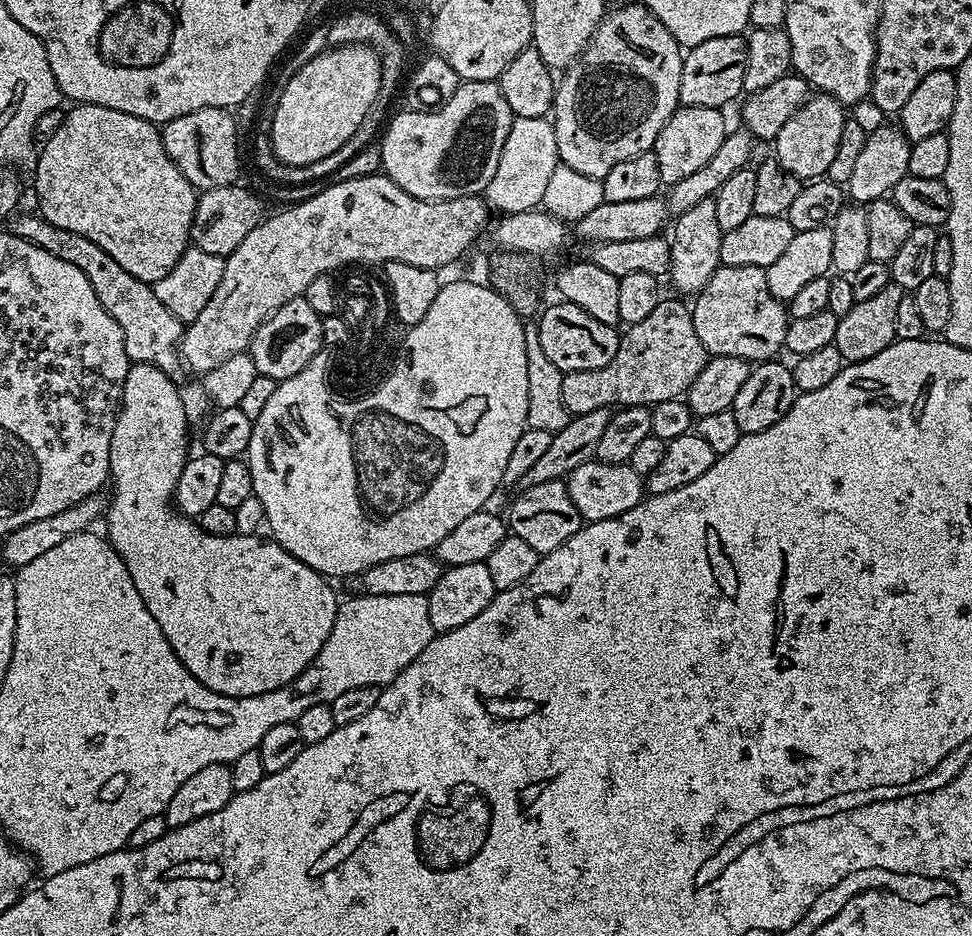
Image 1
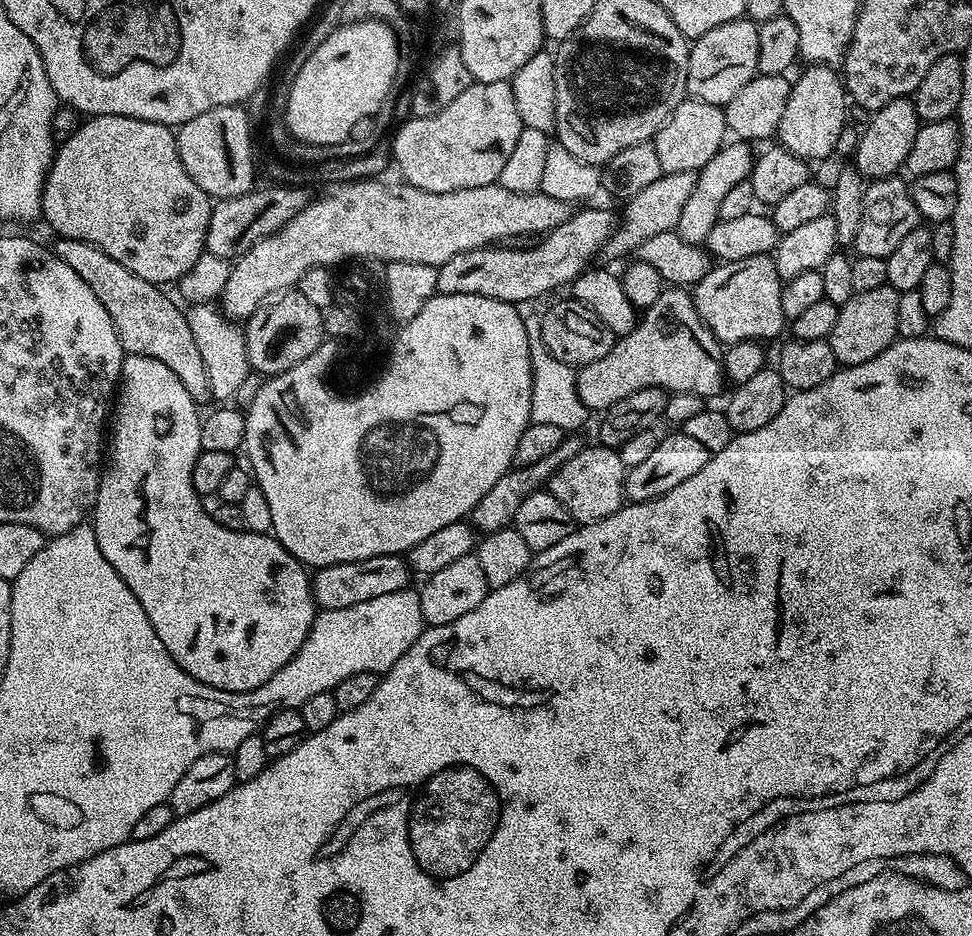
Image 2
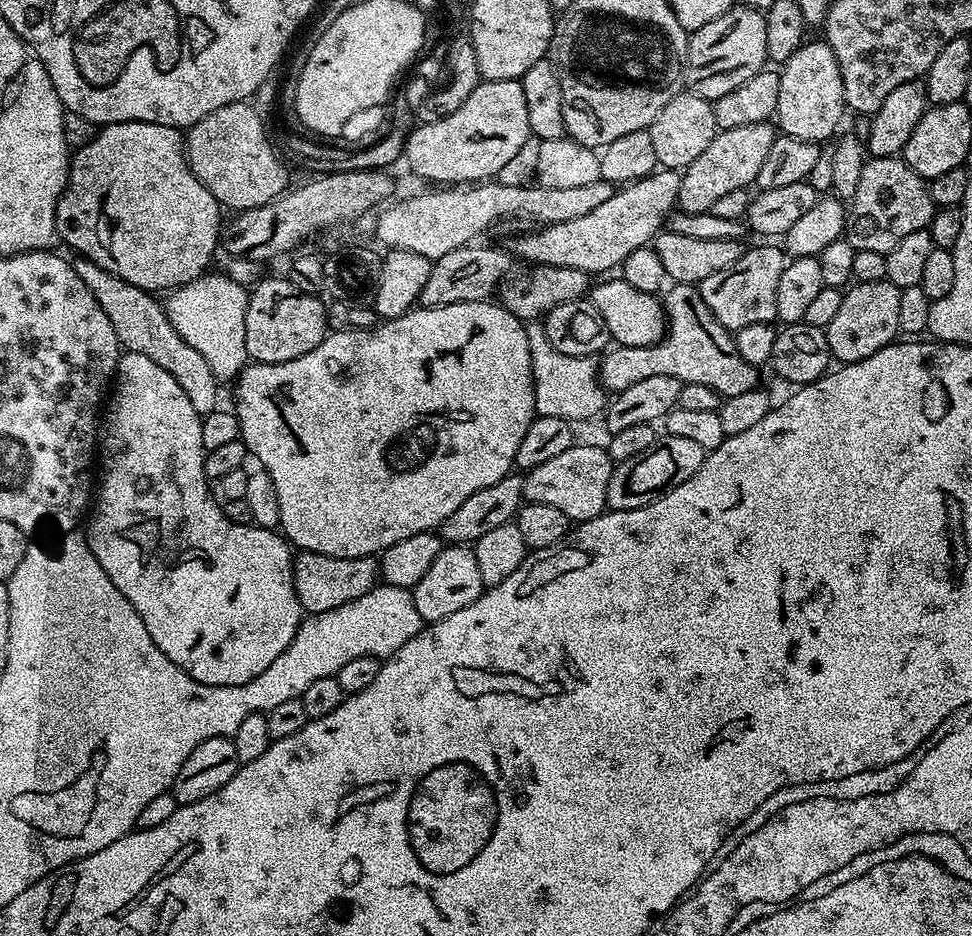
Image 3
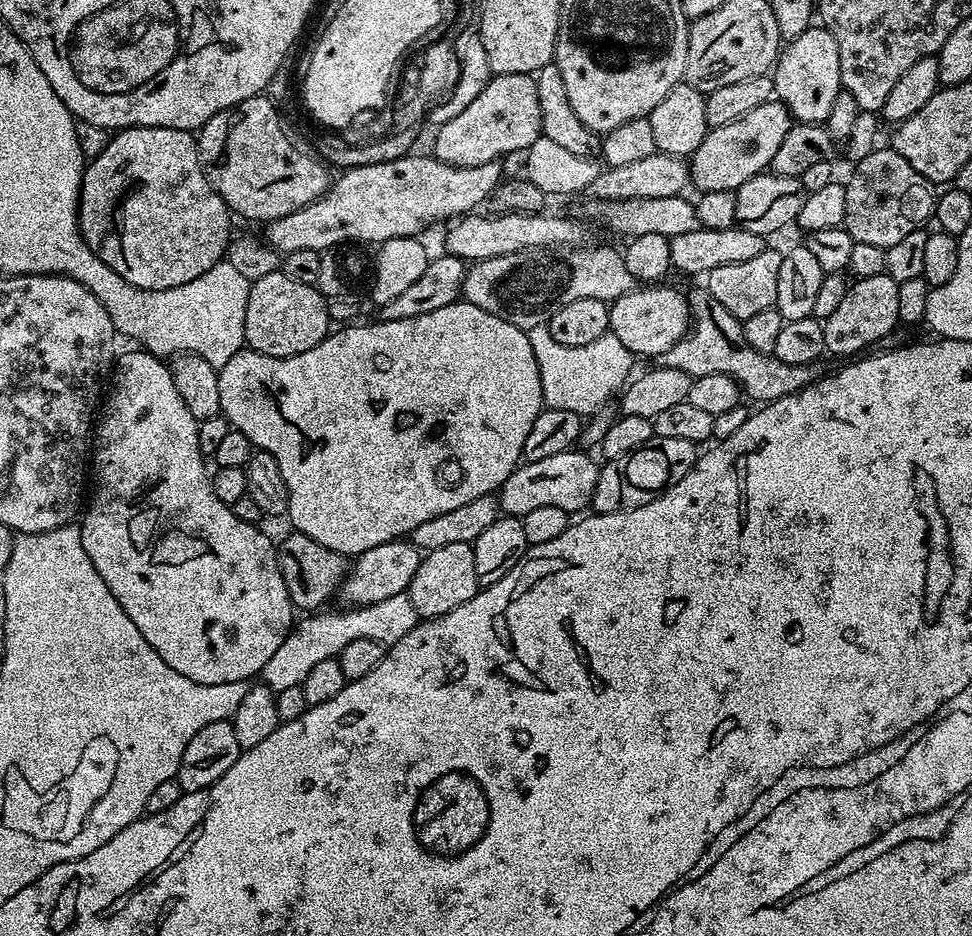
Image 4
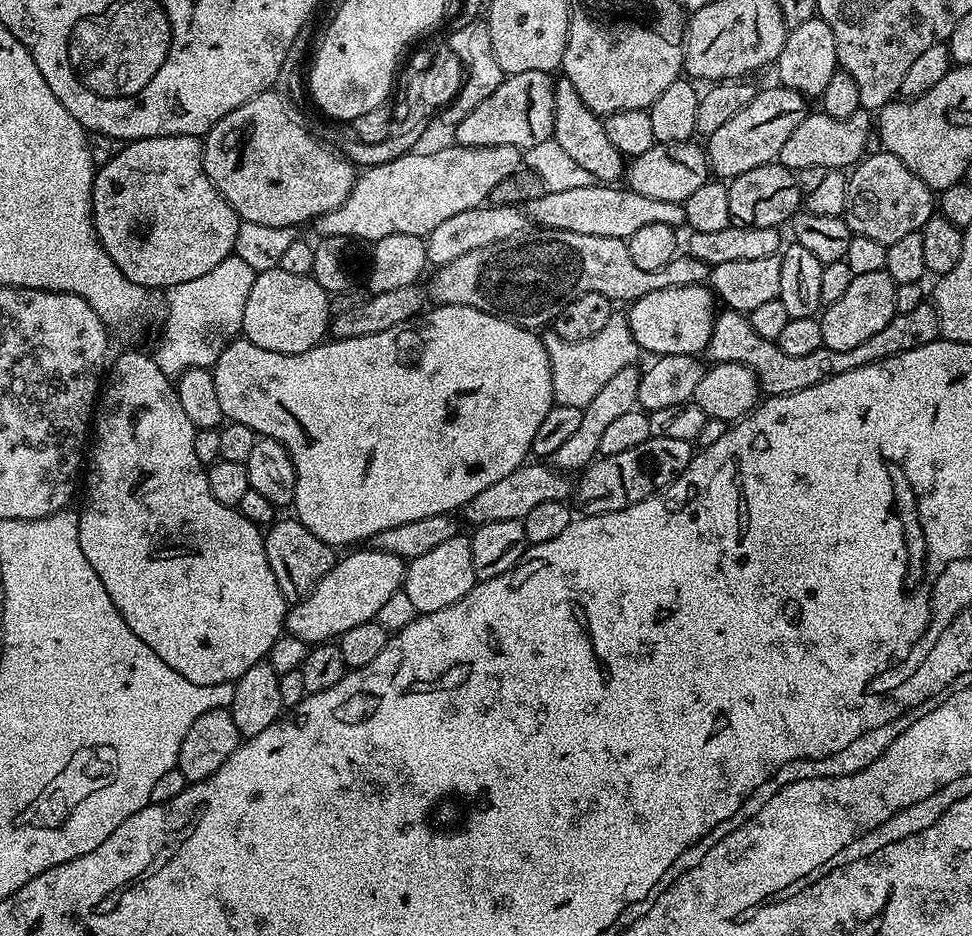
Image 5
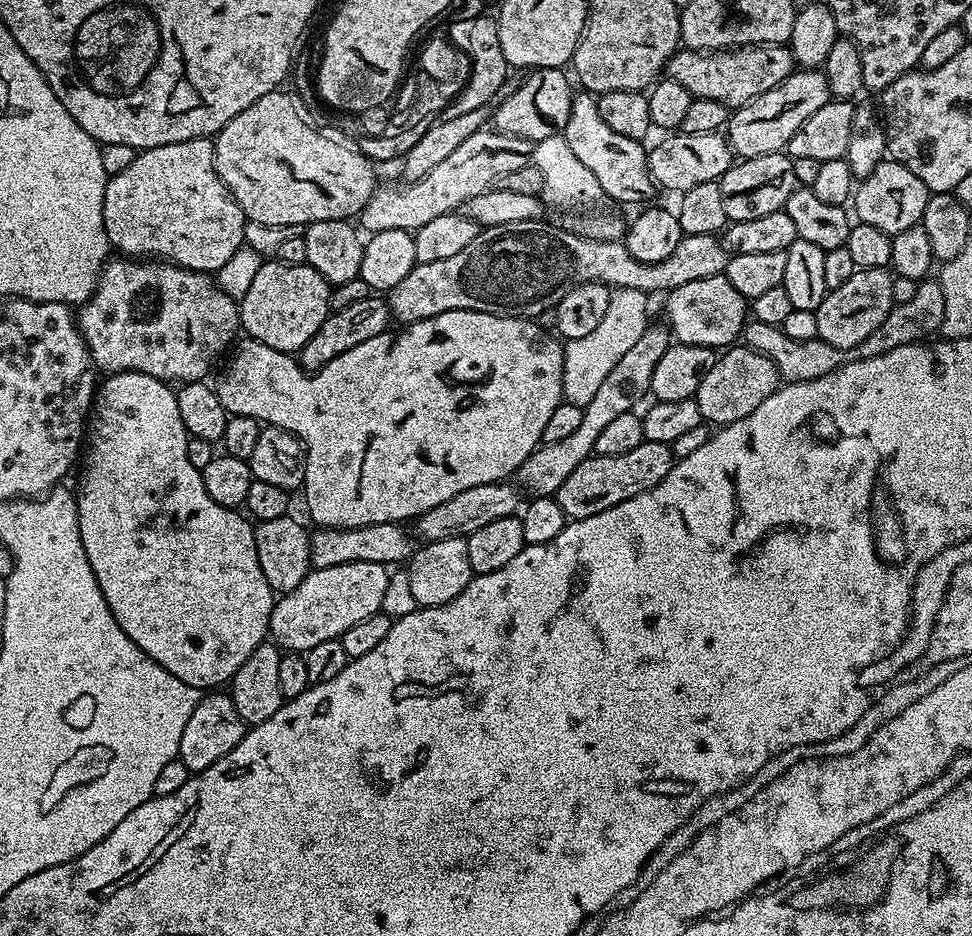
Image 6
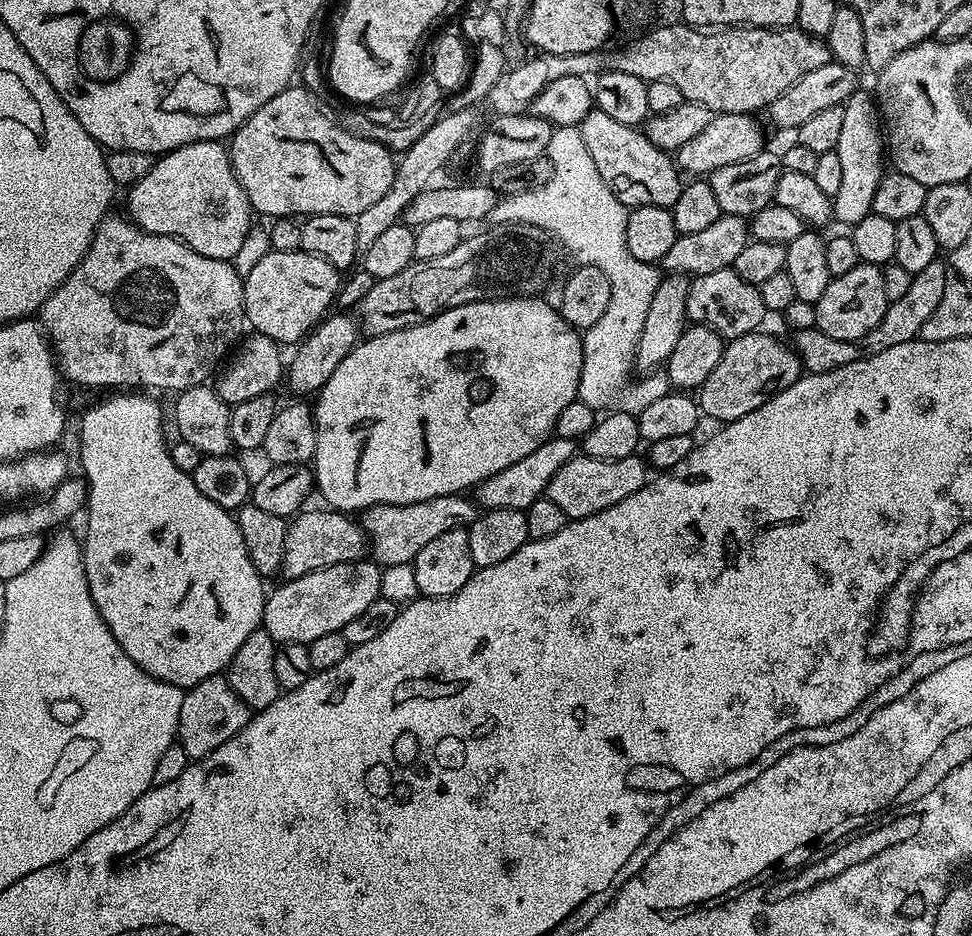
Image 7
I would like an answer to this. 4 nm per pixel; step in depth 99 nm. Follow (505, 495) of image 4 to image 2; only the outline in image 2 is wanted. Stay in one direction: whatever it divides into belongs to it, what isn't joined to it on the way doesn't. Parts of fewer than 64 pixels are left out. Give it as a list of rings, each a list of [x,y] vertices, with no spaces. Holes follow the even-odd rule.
[[[595,446],[596,448],[581,447],[574,458],[570,458],[560,469],[549,478],[546,485],[546,491],[566,510],[570,510],[573,521],[577,525],[593,524],[602,518],[610,518],[623,508],[626,503],[624,495],[624,474],[625,466],[620,457],[619,451],[615,448],[605,448]]]

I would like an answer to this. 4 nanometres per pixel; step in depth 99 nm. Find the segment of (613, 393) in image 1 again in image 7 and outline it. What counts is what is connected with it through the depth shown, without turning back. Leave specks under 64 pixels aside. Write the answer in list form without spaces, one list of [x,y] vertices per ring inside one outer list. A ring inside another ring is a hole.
[[[937,258],[923,270],[914,273],[910,282],[910,290],[905,296],[889,303],[882,322],[870,334],[857,340],[830,338],[830,334],[822,334],[820,328],[807,328],[795,333],[790,343],[796,349],[796,357],[800,359],[803,371],[808,374],[826,374],[830,370],[838,370],[838,366],[846,366],[855,360],[870,358],[874,354],[882,354],[882,350],[890,350],[890,346],[902,346],[902,342],[910,342],[919,337],[922,326],[938,310],[938,302],[942,302],[942,294],[946,294],[946,282],[950,268],[943,259]]]

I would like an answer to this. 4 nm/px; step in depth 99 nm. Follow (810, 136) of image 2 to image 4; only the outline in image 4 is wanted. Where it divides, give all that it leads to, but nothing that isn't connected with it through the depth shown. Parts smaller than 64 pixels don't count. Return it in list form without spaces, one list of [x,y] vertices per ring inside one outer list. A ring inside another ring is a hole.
[[[813,26],[806,34],[787,41],[776,58],[771,77],[775,99],[788,107],[793,121],[823,125],[834,106],[834,98],[842,91],[838,42],[834,42],[834,34],[822,26]]]

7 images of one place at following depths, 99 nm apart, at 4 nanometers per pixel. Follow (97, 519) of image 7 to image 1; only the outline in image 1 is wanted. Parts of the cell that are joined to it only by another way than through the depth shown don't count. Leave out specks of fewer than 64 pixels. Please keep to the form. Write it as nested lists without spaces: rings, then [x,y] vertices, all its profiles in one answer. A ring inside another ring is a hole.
[[[132,364],[126,374],[124,393],[120,399],[120,413],[116,416],[114,434],[110,438],[110,489],[112,488],[112,500],[106,504],[106,519],[108,518],[108,532],[112,549],[120,555],[122,562],[126,562],[126,570],[130,570],[130,578],[134,578],[134,586],[138,586],[138,594],[142,594],[142,602],[146,602],[146,610],[150,610],[154,622],[162,626],[162,634],[166,634],[166,642],[174,650],[176,657],[190,670],[198,682],[202,682],[206,688],[214,690],[223,696],[261,696],[270,690],[278,690],[282,686],[292,684],[304,672],[307,664],[314,662],[318,650],[330,638],[330,630],[334,630],[338,599],[336,592],[331,588],[329,581],[320,573],[315,572],[306,562],[298,562],[296,553],[288,552],[275,539],[263,540],[263,535],[255,536],[227,536],[218,538],[214,534],[206,534],[206,530],[200,528],[195,519],[181,514],[175,503],[174,497],[180,471],[184,469],[184,461],[190,455],[188,449],[188,412],[184,409],[184,400],[176,389],[177,381],[168,376],[158,366],[149,364]]]

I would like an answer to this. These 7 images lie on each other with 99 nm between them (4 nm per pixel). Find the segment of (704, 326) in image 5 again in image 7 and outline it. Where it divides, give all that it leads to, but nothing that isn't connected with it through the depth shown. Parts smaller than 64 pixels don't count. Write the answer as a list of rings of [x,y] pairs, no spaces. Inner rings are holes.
[[[731,267],[714,270],[714,274],[702,274],[689,283],[686,314],[691,323],[706,326],[729,341],[757,331],[763,325],[760,323],[766,317],[766,309],[759,287],[746,282],[746,278],[738,278]]]

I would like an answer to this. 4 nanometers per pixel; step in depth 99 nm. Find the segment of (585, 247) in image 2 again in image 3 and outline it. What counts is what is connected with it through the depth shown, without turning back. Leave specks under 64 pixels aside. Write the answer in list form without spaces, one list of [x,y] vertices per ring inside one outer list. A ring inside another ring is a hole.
[[[479,244],[464,245],[450,250],[433,261],[429,281],[422,288],[418,302],[424,308],[456,305],[458,302],[480,301],[491,297],[499,284],[511,273],[514,258],[509,251],[497,251]]]

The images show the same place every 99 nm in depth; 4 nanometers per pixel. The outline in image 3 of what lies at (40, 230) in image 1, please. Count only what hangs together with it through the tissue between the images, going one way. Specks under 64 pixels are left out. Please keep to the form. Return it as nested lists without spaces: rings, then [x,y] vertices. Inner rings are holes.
[[[76,258],[72,260],[72,265],[78,278],[86,282],[90,294],[94,294],[98,306],[102,306],[106,318],[110,318],[114,334],[119,338],[121,345],[129,352],[146,354],[146,358],[158,362],[158,366],[162,366],[162,370],[166,370],[166,374],[170,374],[170,378],[174,378],[174,382],[182,386],[186,398],[190,398],[190,406],[194,406],[201,418],[217,411],[219,404],[216,403],[220,400],[221,385],[214,370],[210,370],[210,362],[206,362],[206,358],[202,358],[202,354],[198,354],[198,350],[194,350],[194,346],[190,346],[190,342],[186,342],[182,334],[174,330],[165,305],[161,301],[159,304],[156,301],[159,299],[153,293],[138,286],[130,286],[130,282],[118,278],[92,260]]]

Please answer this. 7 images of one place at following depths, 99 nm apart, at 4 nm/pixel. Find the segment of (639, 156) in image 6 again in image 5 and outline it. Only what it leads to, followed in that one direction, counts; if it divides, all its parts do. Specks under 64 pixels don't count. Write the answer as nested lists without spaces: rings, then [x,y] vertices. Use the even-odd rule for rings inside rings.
[[[560,78],[554,84],[554,126],[552,127],[552,139],[582,166],[582,170],[590,170],[593,181],[616,182],[625,175],[626,160],[620,155],[614,146],[610,146],[610,138],[606,138],[604,121],[596,113],[591,112],[578,98],[578,90],[574,90],[573,84],[566,79]]]

